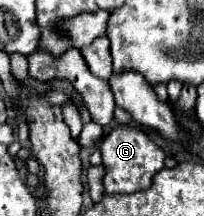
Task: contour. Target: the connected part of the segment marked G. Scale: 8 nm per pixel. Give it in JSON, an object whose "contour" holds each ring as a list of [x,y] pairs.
{"contour":[[[116,126],[114,130],[110,130],[100,146],[100,154],[102,154],[102,164],[106,168],[104,174],[104,194],[134,194],[140,190],[146,190],[152,186],[152,178],[156,176],[156,172],[160,172],[164,168],[164,150],[148,138],[148,134],[138,128],[138,126]]]}

